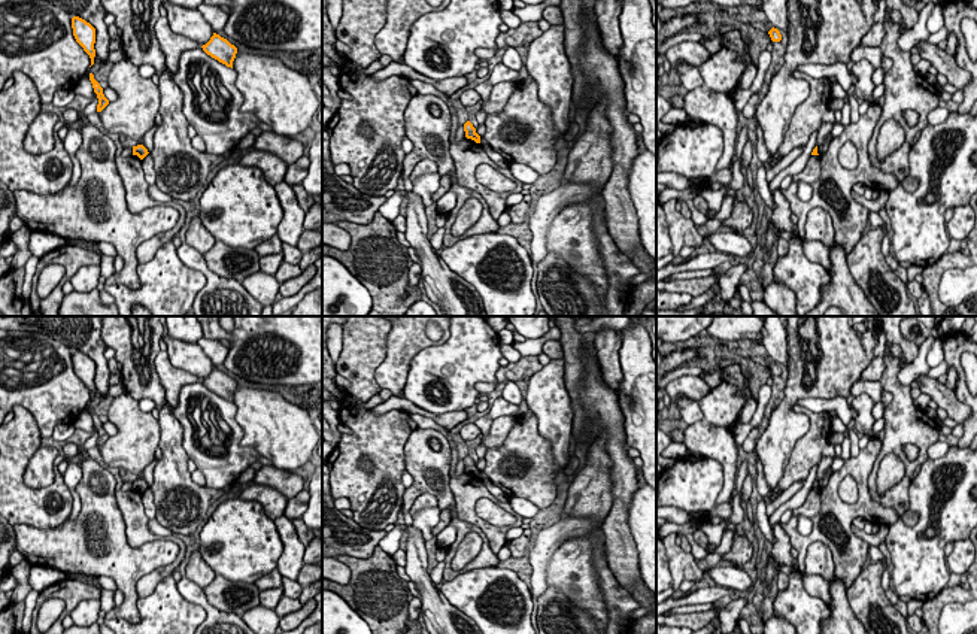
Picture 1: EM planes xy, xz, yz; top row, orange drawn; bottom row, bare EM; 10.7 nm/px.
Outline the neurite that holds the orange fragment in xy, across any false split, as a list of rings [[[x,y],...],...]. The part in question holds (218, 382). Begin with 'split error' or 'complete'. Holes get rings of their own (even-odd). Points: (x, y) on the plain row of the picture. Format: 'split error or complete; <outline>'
complete; [[[213,367],[210,374],[201,382],[207,389],[233,403],[233,395],[236,392],[237,382],[231,379],[227,373]]]

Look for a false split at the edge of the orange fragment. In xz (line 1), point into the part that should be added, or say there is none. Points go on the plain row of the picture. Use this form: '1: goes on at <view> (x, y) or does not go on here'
1: does not go on here

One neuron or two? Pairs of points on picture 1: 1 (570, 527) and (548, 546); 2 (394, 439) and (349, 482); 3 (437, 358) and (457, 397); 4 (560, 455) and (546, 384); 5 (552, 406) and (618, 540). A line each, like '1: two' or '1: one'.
1: one
2: one
3: one
4: one
5: two

